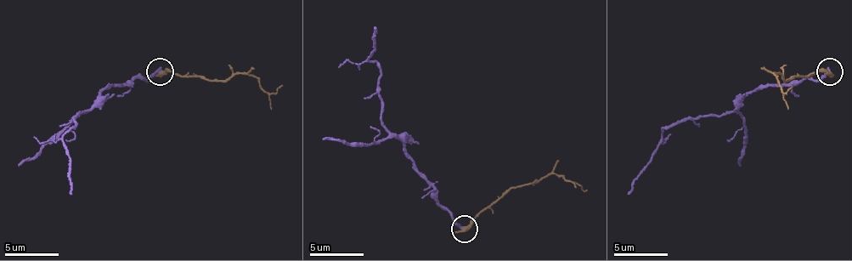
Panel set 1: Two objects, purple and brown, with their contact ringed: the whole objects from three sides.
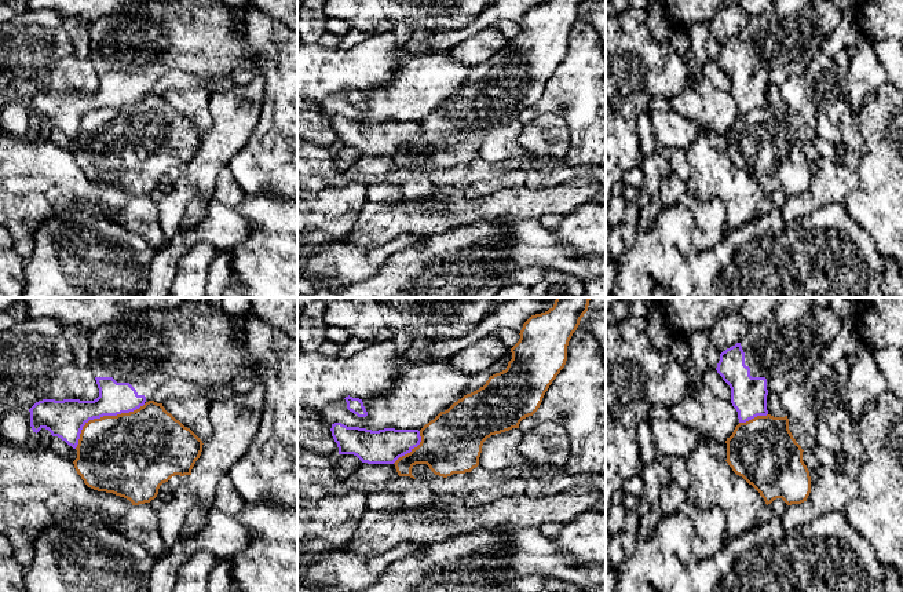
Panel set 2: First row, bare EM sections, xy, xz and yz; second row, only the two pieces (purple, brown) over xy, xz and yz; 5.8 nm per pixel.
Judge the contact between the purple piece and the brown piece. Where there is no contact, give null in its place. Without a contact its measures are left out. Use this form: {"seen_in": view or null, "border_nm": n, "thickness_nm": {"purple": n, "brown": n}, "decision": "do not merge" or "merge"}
{"seen_in": "xy", "border_nm": 480, "thickness_nm": {"purple": 220, "brown": 460}, "decision": "do not merge"}

